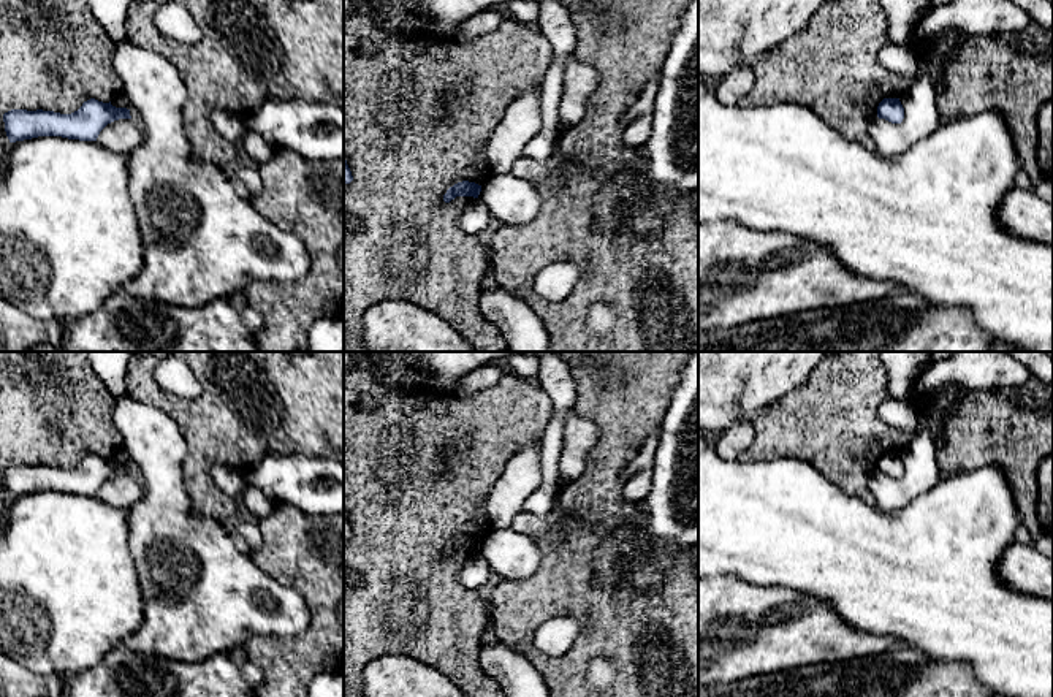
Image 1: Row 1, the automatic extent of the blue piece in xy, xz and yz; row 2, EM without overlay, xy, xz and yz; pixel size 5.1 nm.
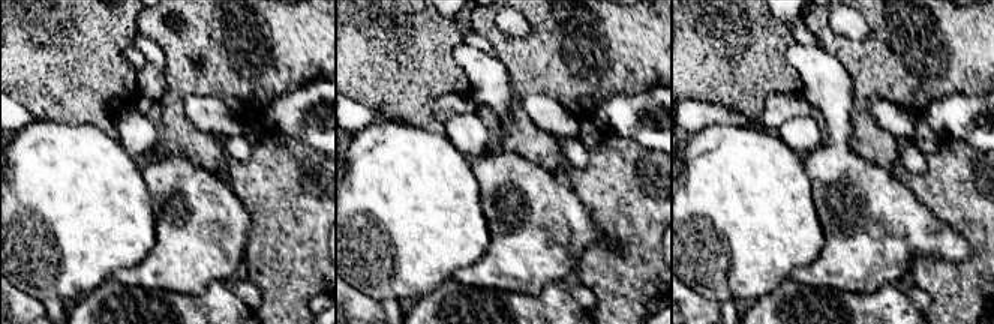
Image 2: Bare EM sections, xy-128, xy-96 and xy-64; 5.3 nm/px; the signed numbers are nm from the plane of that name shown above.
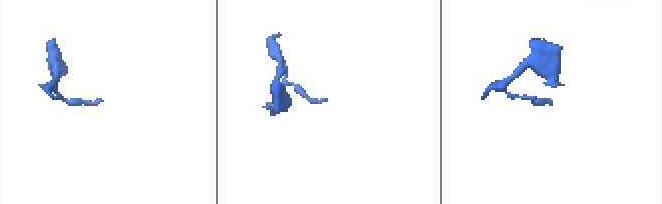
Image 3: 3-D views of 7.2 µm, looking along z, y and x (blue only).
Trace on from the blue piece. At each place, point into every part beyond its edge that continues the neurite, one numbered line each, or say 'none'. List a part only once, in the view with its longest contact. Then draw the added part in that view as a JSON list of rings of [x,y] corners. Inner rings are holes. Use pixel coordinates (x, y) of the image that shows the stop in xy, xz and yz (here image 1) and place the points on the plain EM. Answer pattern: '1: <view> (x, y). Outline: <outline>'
none

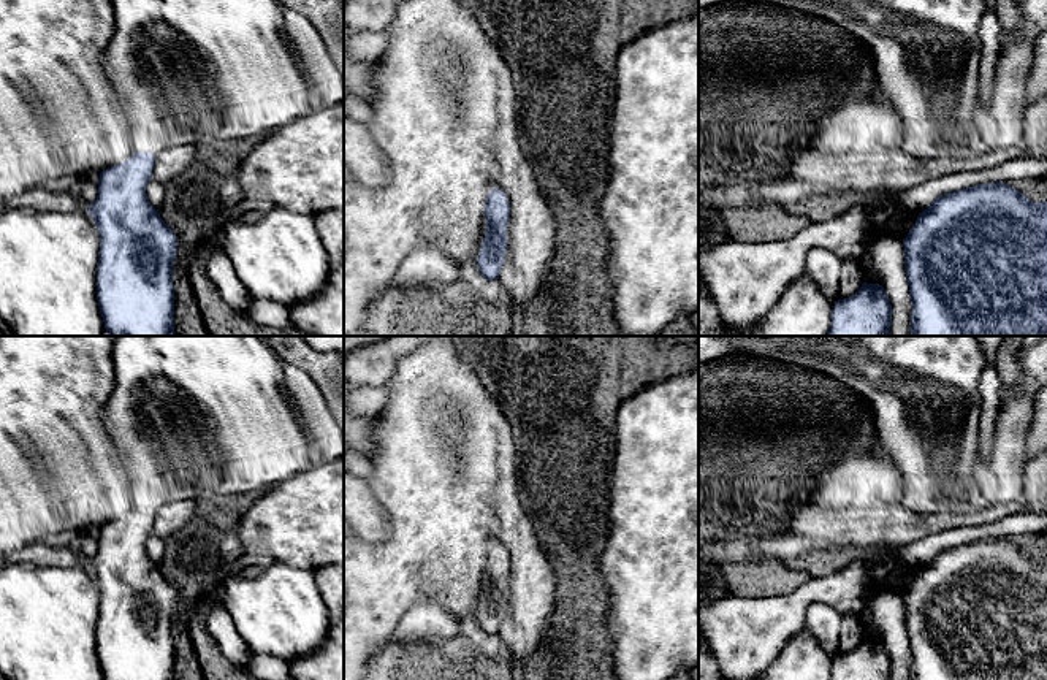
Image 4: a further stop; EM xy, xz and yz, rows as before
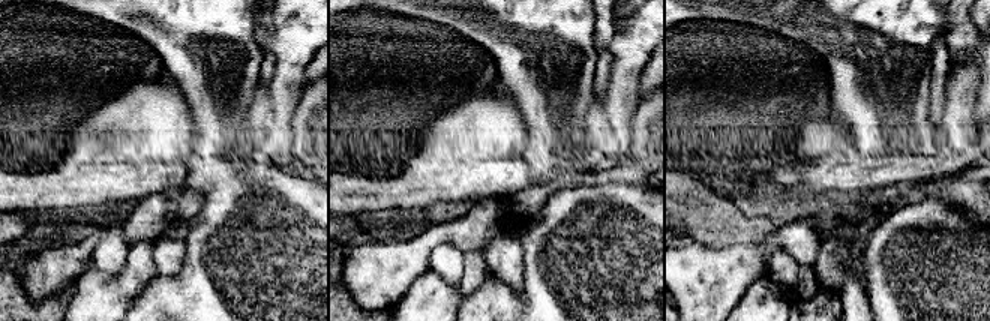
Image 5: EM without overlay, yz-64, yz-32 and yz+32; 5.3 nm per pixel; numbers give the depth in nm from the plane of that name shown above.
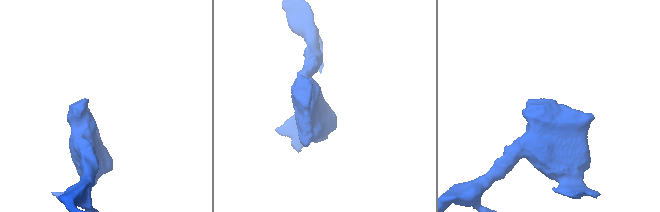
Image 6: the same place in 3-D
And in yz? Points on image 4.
1: yz (924, 390). Outline: [[[699,336],[699,365],[733,355],[813,369],[866,398],[876,417],[876,447],[898,466],[908,507],[971,501],[982,420],[979,382],[987,365],[977,336]]]

